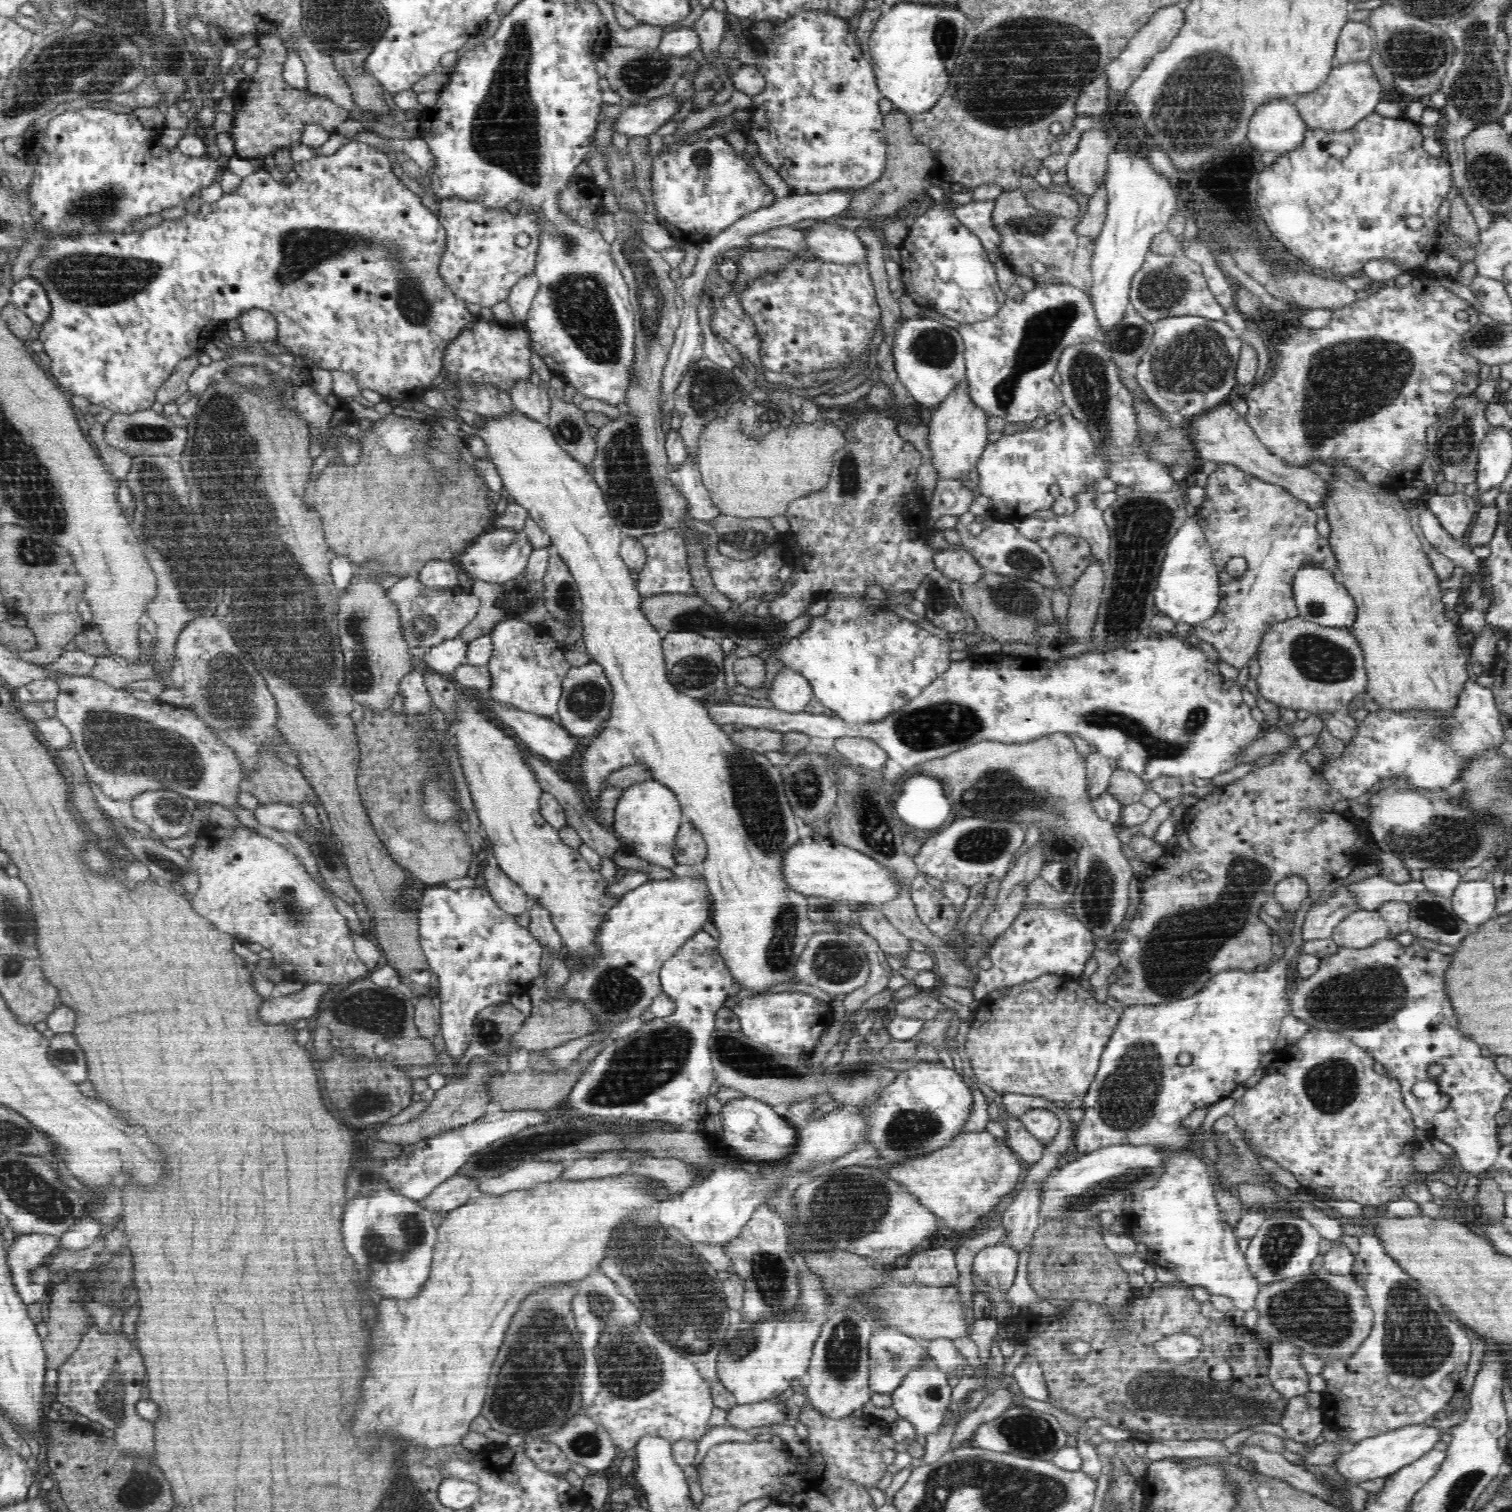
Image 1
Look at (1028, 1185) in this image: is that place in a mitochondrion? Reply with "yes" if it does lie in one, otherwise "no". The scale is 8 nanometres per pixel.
no

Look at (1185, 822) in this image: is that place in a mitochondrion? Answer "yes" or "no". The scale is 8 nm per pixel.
no

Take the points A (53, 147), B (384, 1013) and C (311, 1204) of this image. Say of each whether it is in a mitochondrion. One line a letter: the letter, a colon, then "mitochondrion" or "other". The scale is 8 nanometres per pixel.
A: other
B: mitochondrion
C: other

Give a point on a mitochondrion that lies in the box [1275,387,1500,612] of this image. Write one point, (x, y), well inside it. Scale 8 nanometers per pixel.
(1455, 446)

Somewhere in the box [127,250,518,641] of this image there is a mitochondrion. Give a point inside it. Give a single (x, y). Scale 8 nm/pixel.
(166, 531)

